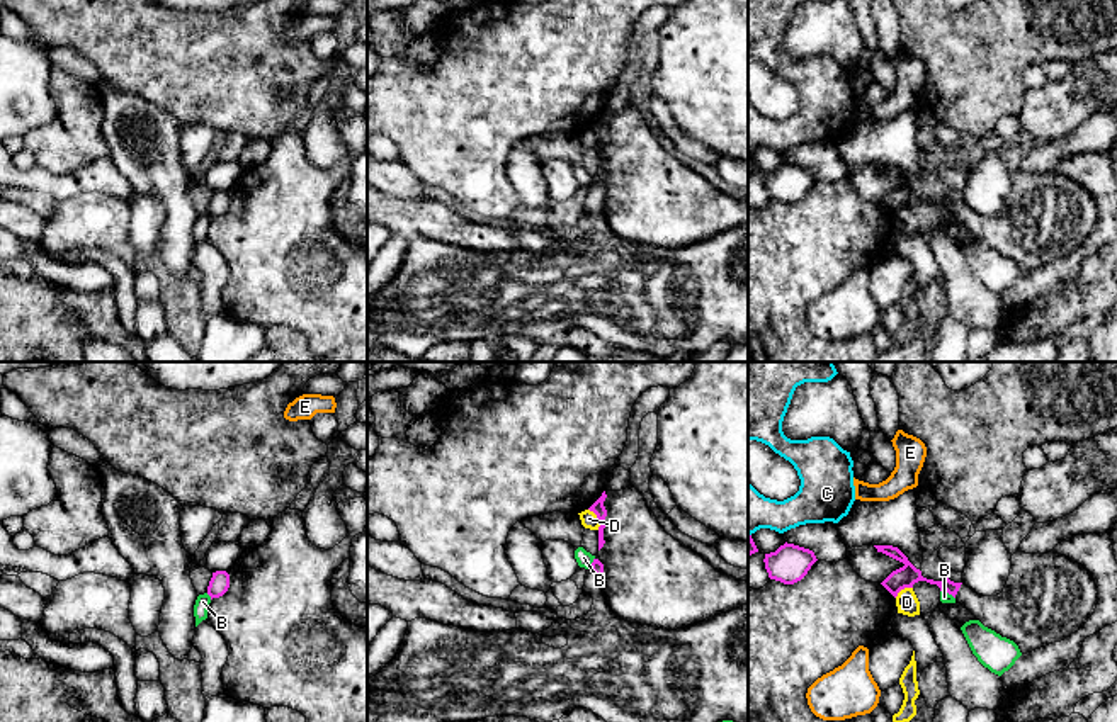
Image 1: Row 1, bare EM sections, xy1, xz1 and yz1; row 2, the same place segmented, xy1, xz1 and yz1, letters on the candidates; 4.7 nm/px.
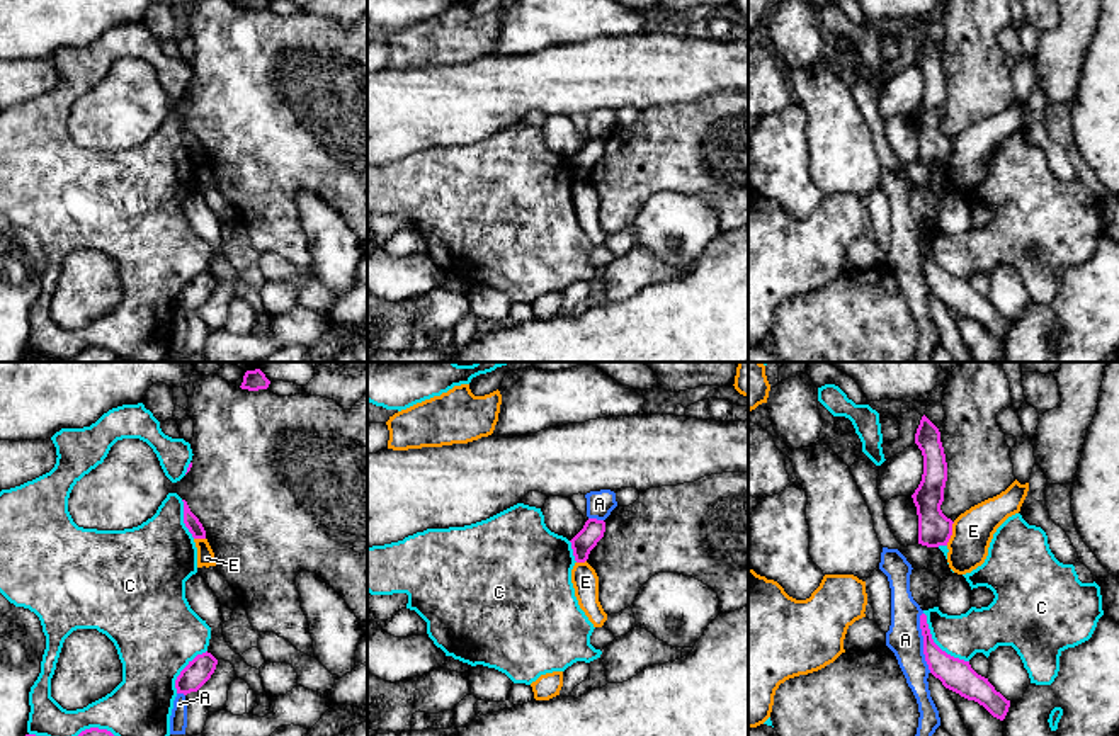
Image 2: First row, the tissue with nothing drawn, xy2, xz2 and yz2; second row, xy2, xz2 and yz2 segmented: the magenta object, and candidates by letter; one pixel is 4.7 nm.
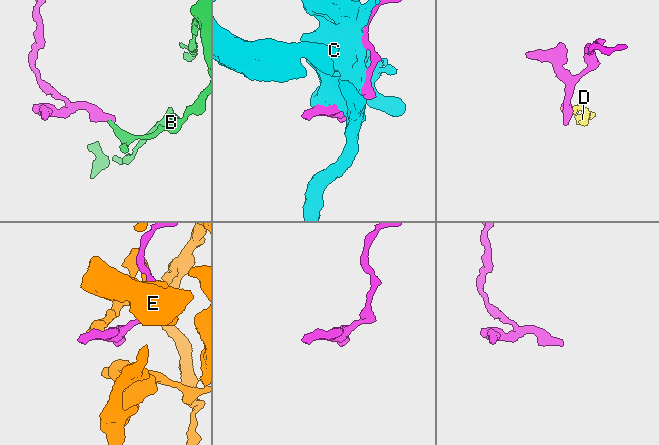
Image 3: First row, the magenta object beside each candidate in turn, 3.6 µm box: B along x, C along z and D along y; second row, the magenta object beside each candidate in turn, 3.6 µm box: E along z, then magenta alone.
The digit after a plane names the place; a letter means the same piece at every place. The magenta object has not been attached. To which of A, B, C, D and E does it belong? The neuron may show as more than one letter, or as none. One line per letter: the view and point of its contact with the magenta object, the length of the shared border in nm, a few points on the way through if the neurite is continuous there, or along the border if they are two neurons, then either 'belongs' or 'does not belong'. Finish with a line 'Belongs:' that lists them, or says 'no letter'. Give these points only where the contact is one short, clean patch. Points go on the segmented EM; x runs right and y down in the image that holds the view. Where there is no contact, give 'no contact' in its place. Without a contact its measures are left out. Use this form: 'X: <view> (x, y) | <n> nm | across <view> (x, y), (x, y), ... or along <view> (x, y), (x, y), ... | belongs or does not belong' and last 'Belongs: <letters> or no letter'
A: yz2 (924, 643) | 300 nm | does not belong
B: xy1 (209, 595) | 40 nm | along xy1 (206, 593), (211, 598) | does not belong
C: yz2 (936, 645) | 320 nm | does not belong
D: xz1 (597, 517) | 120 nm | along xz1 (589, 508), (595, 515), (599, 529) | does not belong
E: yz2 (951, 534) | 120 nm | along yz2 (954, 522), (953, 534), (946, 544) | does not belong
Belongs: no letter

